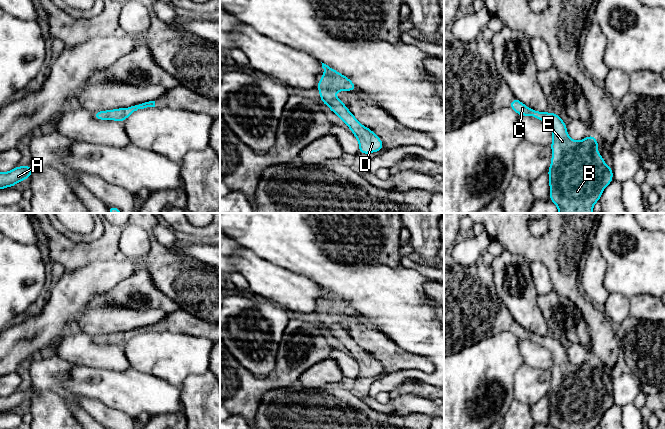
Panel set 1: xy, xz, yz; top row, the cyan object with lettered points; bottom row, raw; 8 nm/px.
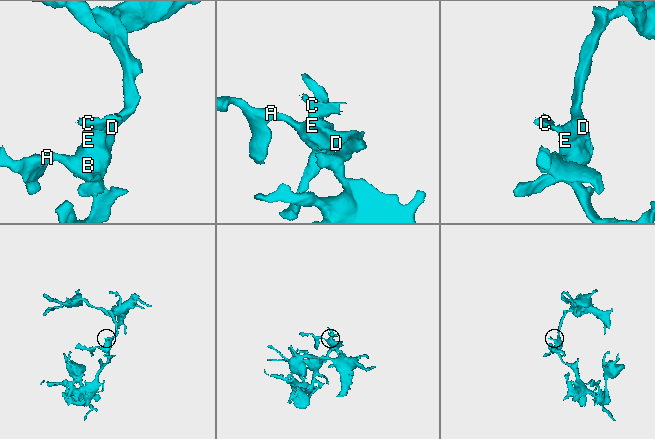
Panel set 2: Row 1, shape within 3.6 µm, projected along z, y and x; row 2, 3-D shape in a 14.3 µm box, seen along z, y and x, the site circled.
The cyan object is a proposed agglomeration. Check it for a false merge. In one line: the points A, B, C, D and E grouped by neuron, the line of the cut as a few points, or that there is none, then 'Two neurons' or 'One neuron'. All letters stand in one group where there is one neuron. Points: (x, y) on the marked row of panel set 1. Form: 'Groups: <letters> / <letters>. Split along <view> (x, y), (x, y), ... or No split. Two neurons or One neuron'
Groups: A B C D E. No split. One neuron

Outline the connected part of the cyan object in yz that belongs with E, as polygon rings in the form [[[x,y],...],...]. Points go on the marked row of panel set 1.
[[[514,97],[509,107],[519,116],[532,116],[546,123],[551,131],[553,140],[550,145],[552,149],[552,158],[550,168],[547,170],[549,175],[550,201],[558,207],[558,213],[593,213],[593,206],[600,201],[603,190],[613,181],[612,166],[607,166],[603,156],[598,154],[599,143],[594,135],[587,136],[582,141],[572,140],[567,133],[567,124],[561,117],[553,112],[542,113],[527,107],[520,100]]]

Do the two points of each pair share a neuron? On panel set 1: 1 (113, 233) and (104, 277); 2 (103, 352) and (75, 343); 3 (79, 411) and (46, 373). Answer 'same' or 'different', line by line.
1: different
2: same
3: same

